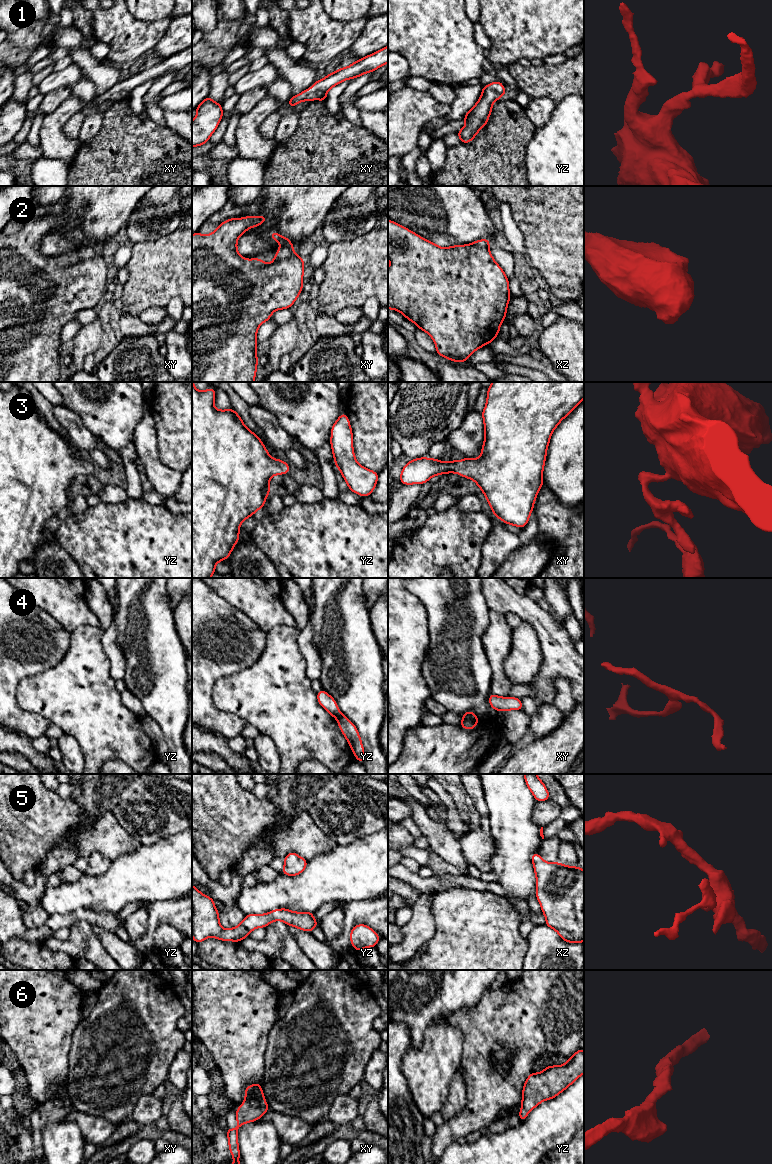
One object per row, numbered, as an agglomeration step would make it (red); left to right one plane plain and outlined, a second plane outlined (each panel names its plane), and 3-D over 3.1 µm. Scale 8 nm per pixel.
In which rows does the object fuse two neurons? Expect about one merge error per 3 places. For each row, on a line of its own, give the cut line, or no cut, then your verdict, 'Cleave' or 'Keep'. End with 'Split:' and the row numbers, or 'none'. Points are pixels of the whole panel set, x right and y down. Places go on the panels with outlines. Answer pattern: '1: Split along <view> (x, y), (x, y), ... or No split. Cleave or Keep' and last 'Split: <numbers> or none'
1: No split. Keep
2: No split. Keep
3: No split. Keep
4: Split along yz (341, 714), (336, 718). Cleave
5: No split. Keep
6: No split. Keep
Split: 4

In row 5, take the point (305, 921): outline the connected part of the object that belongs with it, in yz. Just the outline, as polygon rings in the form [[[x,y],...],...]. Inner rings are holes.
[[[192,885],[192,914],[192,936],[196,943],[208,937],[240,942],[255,928],[266,928],[272,921],[278,920],[309,933],[314,927],[319,926],[313,917],[314,912],[293,912],[282,908],[260,915],[245,915],[244,920],[238,926],[224,930],[220,925],[219,912],[214,905],[214,899],[202,894],[194,885]]]

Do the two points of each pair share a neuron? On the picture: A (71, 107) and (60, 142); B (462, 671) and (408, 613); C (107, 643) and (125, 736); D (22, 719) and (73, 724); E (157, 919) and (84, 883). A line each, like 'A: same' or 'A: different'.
A: same
B: different
C: different
D: different
E: different

